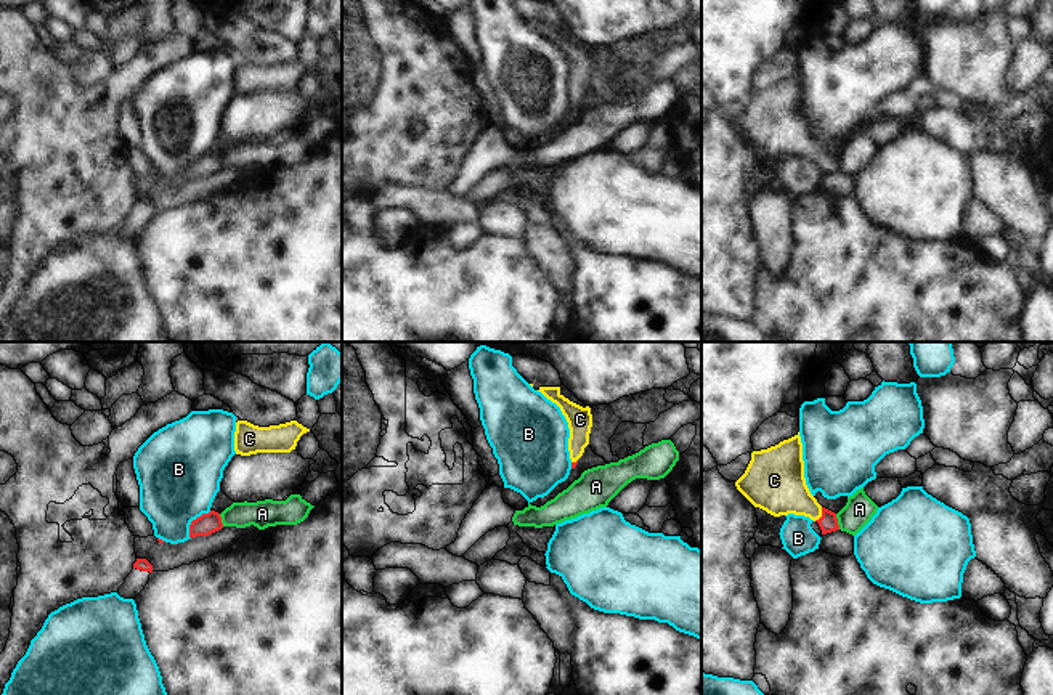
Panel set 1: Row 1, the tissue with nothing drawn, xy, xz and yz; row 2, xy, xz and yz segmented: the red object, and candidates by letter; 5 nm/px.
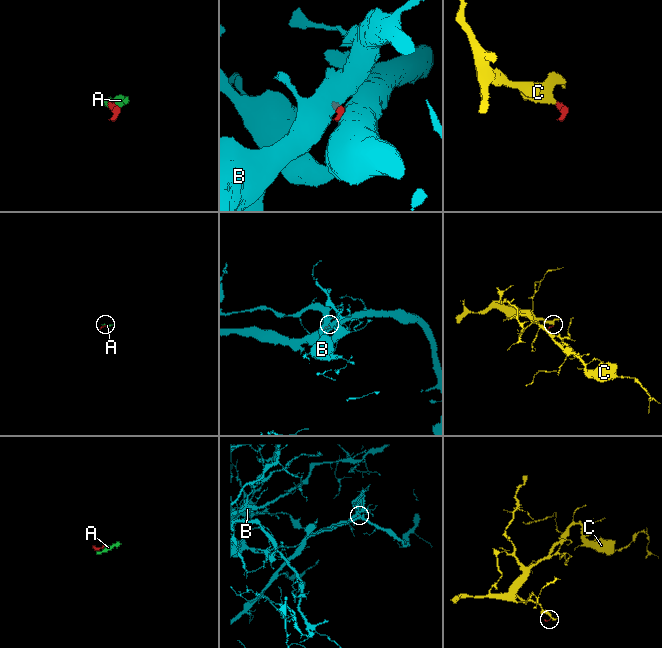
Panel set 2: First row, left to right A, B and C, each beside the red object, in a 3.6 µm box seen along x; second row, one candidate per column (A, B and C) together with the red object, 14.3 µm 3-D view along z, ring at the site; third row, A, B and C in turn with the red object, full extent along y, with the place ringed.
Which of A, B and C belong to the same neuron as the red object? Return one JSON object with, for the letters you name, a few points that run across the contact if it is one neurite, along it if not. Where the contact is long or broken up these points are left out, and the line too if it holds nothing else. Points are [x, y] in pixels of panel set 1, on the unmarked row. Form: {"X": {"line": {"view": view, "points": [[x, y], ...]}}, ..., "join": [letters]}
{"C": {"line": {"view": "yz", "points": [[829, 162], [822, 156], [780, 129]]}}, "join": ["C"]}

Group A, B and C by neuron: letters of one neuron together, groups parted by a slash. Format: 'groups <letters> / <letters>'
groups A / B / C

